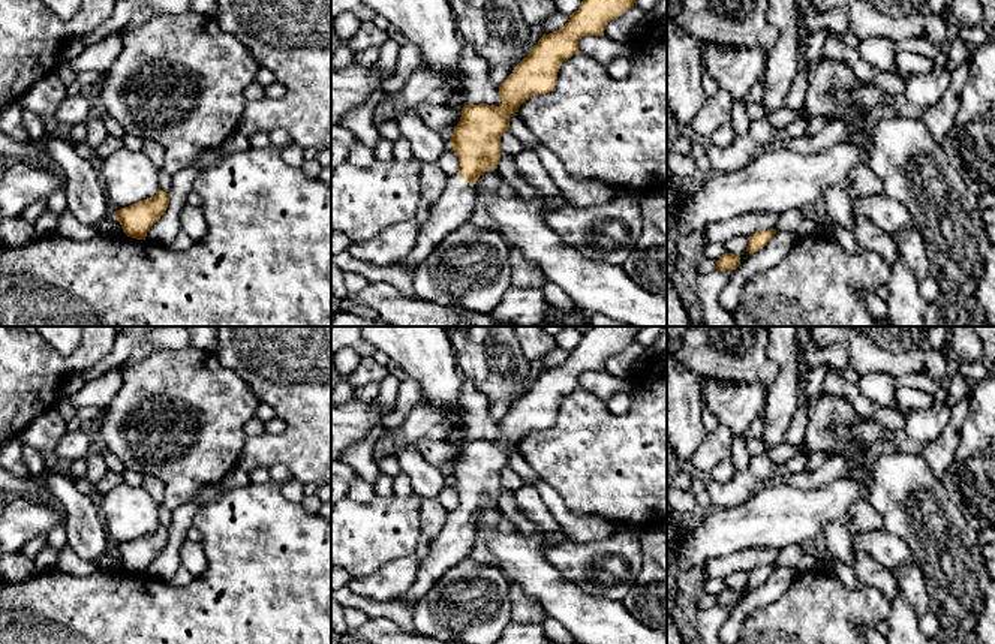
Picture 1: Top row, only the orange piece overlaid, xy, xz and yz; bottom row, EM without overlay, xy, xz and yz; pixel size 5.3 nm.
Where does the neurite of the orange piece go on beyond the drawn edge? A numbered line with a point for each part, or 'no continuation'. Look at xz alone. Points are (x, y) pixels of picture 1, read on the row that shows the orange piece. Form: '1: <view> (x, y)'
1: xz (456, 205)

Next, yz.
no continuation

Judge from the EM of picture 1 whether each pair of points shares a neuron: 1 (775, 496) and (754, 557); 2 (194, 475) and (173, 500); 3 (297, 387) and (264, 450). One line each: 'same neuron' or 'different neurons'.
1: different neurons
2: same neuron
3: same neuron

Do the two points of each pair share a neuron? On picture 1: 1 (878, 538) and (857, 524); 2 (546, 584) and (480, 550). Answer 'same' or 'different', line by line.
1: different
2: different

